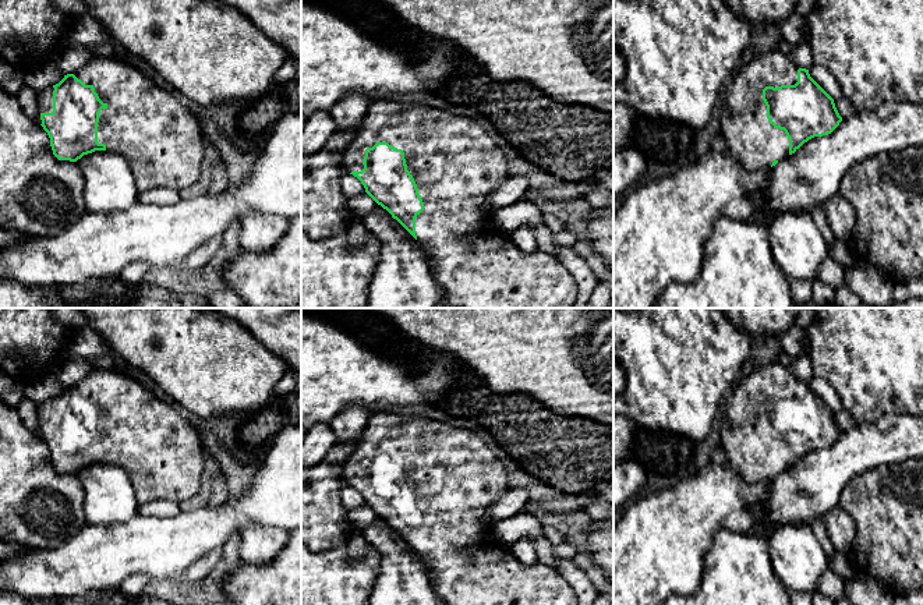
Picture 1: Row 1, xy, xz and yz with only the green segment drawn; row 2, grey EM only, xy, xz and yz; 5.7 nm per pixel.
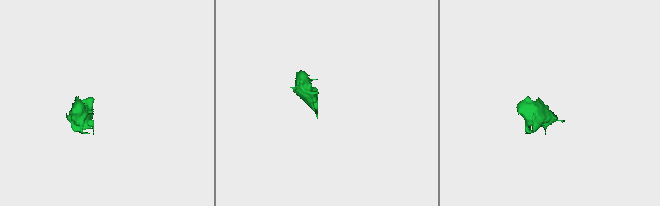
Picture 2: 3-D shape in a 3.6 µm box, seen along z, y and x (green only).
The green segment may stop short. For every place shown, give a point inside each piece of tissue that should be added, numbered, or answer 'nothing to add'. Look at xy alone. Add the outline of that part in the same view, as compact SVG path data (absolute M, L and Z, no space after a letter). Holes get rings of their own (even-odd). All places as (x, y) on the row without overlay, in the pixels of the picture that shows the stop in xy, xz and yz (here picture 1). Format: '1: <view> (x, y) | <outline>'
1: xy (161, 450) | M95 368L74 388L85 397L92 397L99 411L107 417L99 425L98 454L105 456L106 463L120 466L127 473L139 505L160 499L181 505L205 487L204 475L209 471L209 457L202 446L199 432L180 413L178 406L163 401L121 369Z

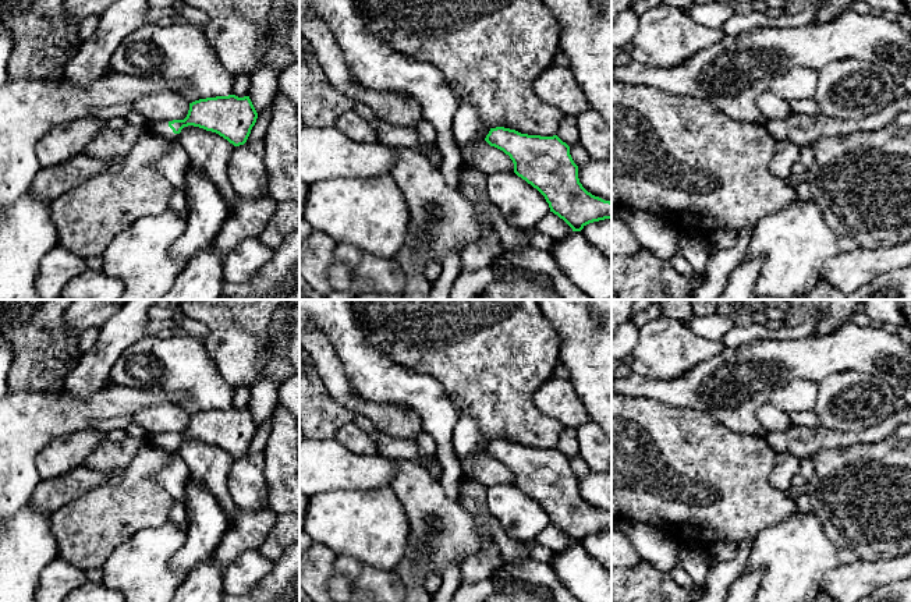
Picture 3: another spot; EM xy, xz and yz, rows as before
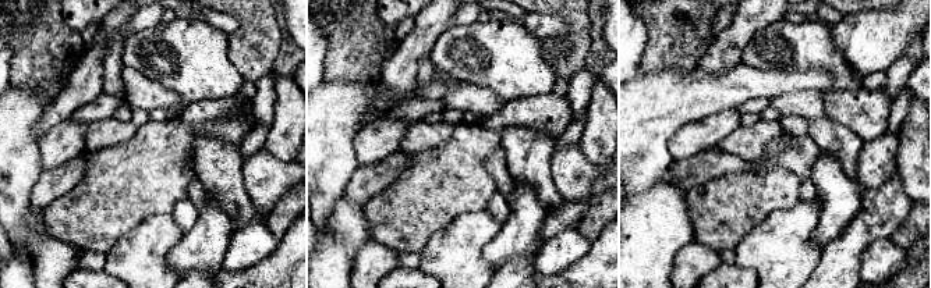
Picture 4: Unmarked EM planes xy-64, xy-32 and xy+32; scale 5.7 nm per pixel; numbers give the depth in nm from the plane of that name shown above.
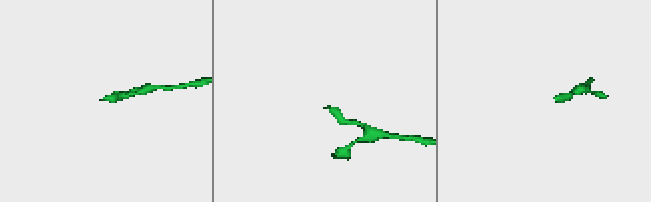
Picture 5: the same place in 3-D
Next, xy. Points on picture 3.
1: xy (159, 439) | M153 433L148 440L167 452L177 452L178 446L174 446L169 439L169 433Z

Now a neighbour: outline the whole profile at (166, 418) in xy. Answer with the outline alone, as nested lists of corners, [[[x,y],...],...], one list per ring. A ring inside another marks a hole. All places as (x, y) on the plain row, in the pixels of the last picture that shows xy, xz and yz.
[[[162,404],[142,408],[131,414],[132,424],[138,424],[150,433],[184,432],[189,415],[176,404]]]

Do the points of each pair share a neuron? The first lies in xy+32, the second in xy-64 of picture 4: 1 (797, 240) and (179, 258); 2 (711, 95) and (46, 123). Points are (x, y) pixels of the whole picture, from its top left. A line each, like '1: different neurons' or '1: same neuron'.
1: different neurons
2: different neurons

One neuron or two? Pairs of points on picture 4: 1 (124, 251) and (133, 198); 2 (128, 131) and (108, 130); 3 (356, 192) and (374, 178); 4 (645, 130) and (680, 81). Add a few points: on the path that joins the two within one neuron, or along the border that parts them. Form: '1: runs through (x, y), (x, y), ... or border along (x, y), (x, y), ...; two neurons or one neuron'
1: border along (155, 214), (144, 219), (126, 233), (106, 253); two neurons
2: runs through (123, 131), (113, 131); one neuron
3: runs through (360, 188), (370, 180); one neuron
4: runs through (647, 117), (671, 93); one neuron

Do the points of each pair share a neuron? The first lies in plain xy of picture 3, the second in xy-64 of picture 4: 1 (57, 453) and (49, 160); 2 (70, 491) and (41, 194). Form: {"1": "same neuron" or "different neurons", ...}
{"1": "same neuron", "2": "same neuron"}

